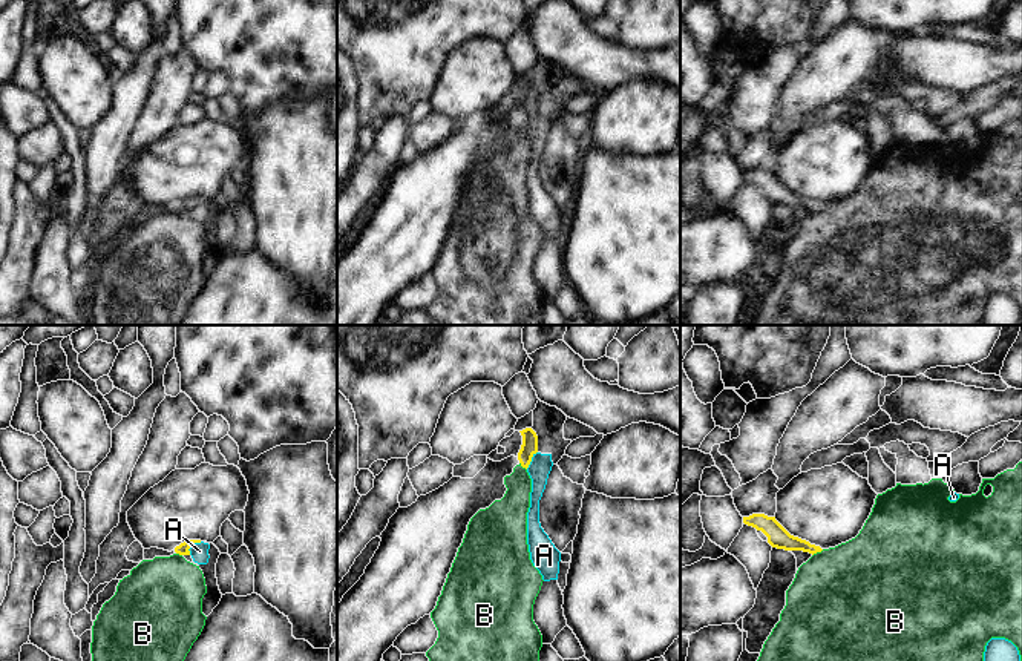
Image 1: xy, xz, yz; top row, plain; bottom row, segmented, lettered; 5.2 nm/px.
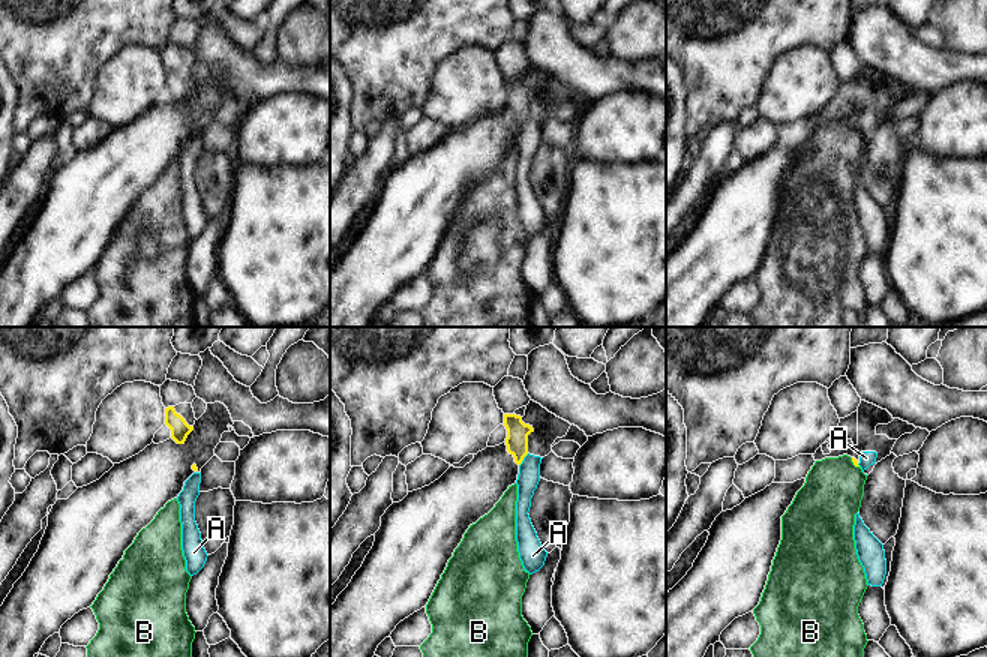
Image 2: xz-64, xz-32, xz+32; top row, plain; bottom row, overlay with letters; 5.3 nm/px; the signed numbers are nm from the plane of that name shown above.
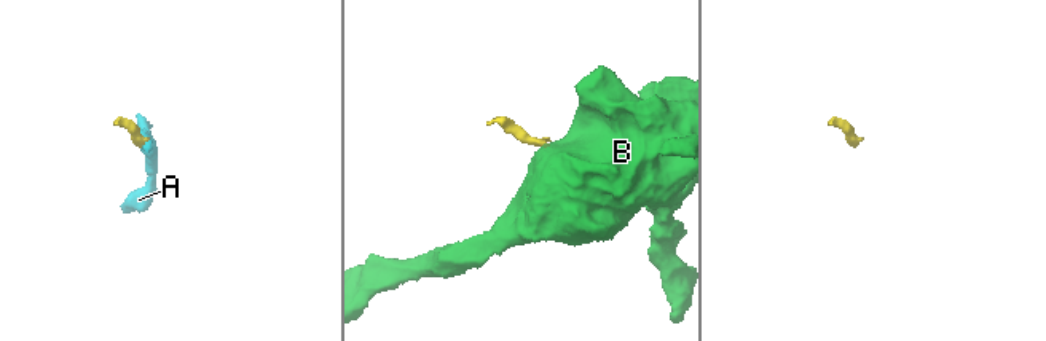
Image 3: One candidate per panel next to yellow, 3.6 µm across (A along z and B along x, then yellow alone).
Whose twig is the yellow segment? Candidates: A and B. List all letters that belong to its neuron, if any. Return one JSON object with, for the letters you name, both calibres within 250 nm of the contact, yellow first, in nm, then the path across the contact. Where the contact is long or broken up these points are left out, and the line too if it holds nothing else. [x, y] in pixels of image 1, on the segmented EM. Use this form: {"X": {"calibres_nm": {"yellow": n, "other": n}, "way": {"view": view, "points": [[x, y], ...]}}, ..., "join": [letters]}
{"A": {"calibres_nm": {"yellow": 60, "other": 100}, "way": {"view": "xy", "points": [[183, 549], [192, 543], [199, 551]]}}, "join": ["A"]}

